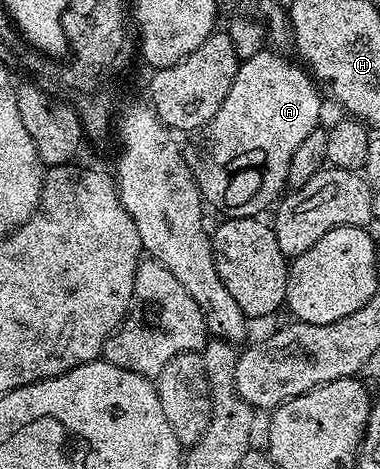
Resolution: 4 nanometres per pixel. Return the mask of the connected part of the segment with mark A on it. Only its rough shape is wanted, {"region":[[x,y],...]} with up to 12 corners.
{"region":[[271,49],[242,60],[183,156],[210,206],[262,216],[320,88]]}

